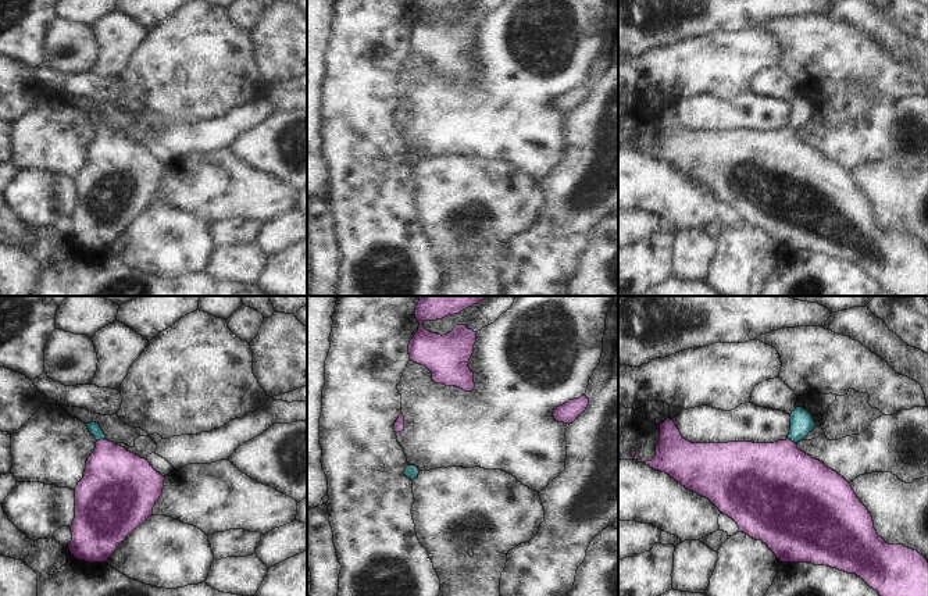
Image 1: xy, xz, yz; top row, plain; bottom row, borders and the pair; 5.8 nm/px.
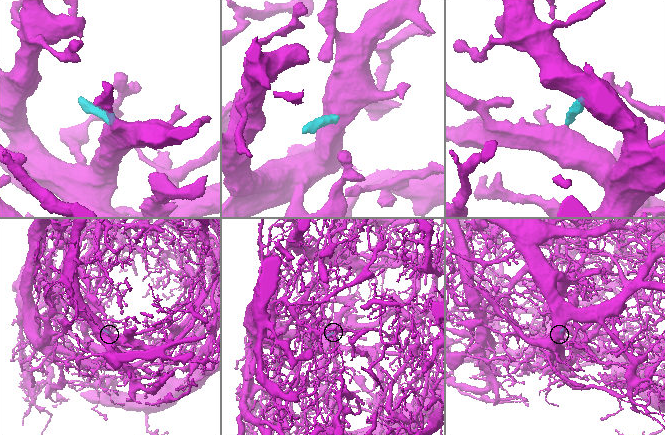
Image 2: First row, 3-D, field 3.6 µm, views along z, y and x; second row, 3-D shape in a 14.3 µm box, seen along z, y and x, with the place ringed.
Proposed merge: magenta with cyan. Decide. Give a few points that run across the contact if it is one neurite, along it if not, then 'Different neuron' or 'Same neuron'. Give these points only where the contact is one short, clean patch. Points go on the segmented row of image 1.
Line: xy (116, 479), (102, 439), (95, 429). Same neuron.

